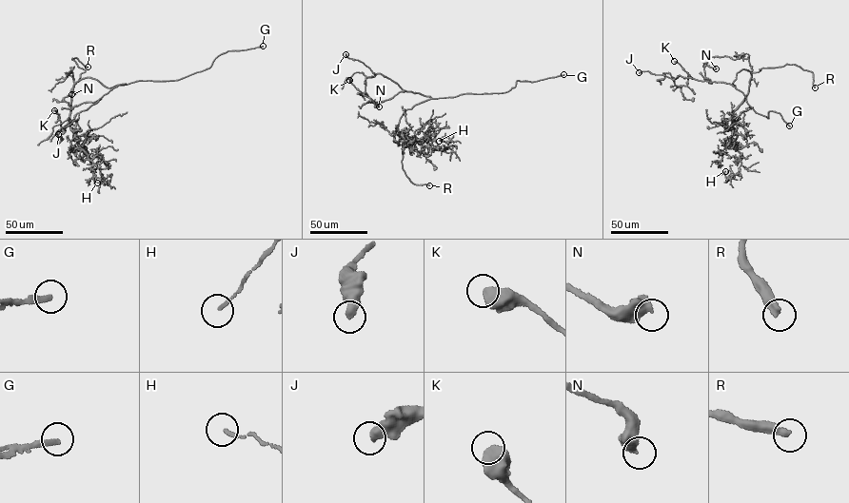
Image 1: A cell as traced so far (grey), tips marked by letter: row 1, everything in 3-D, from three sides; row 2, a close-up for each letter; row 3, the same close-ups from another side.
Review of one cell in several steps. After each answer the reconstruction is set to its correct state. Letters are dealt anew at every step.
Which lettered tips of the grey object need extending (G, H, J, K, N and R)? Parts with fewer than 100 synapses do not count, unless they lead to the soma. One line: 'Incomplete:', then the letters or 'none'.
Incomplete: G, R

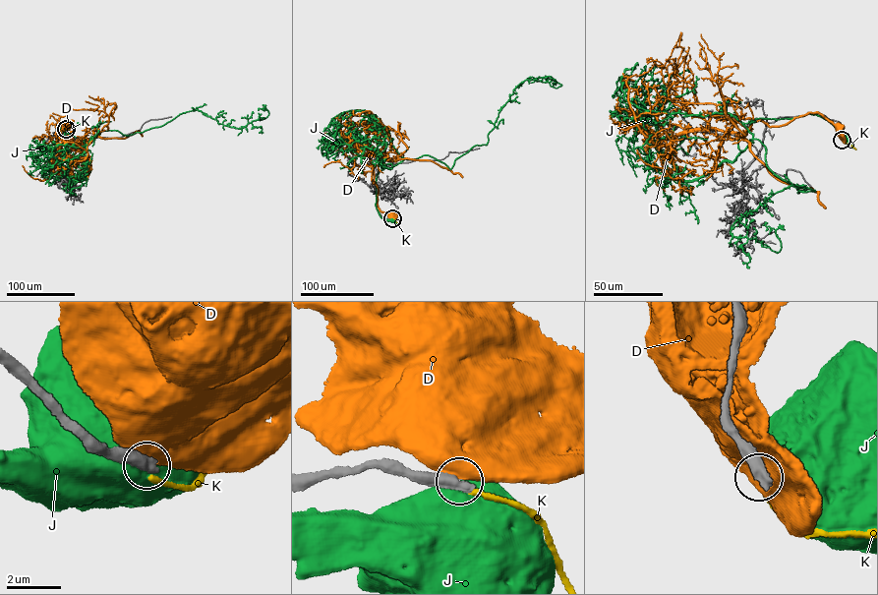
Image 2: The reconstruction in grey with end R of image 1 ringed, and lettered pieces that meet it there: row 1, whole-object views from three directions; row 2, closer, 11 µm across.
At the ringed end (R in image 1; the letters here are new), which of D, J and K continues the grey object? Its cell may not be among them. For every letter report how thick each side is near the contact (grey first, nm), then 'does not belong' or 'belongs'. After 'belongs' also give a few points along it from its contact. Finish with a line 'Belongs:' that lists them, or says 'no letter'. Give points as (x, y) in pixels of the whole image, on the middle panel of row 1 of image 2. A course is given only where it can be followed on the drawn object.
D: 600/750 nm | does not belong
J: 550/1050 nm | does not belong
K: 420/200 nm | does not belong
Belongs: no letter

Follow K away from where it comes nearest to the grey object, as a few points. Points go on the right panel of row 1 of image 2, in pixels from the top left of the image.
K: (842, 141), (856, 149)

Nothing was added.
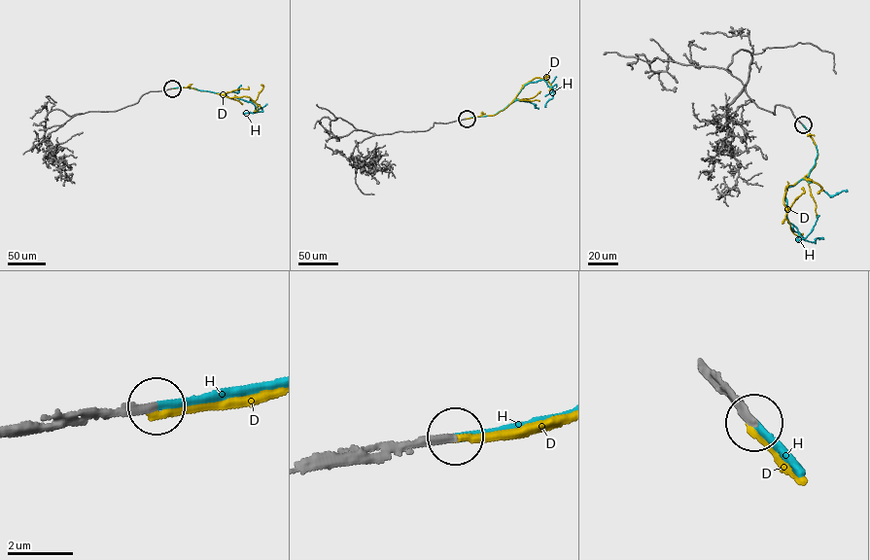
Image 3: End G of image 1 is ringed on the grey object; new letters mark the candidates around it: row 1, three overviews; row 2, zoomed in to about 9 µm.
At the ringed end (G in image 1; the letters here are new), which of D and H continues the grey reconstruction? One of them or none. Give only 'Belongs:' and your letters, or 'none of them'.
Belongs: H

